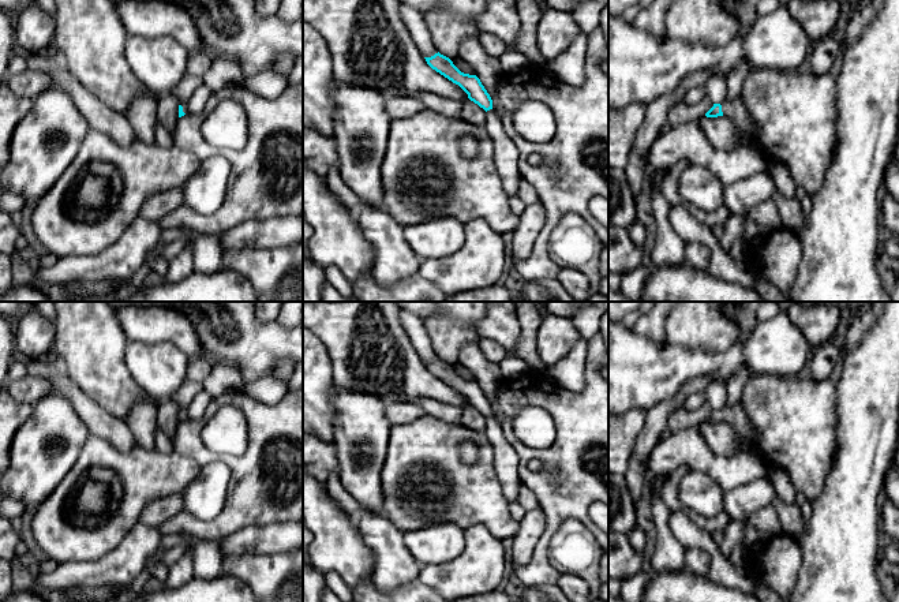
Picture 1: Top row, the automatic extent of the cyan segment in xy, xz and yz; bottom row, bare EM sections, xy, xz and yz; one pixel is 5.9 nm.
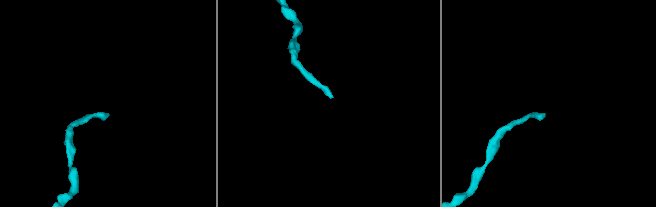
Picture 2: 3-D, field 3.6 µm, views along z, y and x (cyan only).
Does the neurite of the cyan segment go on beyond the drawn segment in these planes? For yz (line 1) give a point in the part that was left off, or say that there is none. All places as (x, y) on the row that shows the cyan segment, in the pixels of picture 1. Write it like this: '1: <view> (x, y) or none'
1: yz (734, 109)

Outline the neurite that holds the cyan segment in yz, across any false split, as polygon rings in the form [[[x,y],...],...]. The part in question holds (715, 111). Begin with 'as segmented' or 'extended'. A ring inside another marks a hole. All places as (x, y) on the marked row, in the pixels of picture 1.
extended | [[[741,94],[733,101],[713,104],[713,106],[705,113],[707,117],[718,117],[723,115],[731,119],[733,123],[745,132],[749,141],[756,138],[757,123],[748,113]]]

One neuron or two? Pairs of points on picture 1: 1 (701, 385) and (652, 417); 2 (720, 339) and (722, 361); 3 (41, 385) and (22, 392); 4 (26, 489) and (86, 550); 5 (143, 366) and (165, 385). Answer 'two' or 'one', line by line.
1: one
2: two
3: one
4: two
5: one

